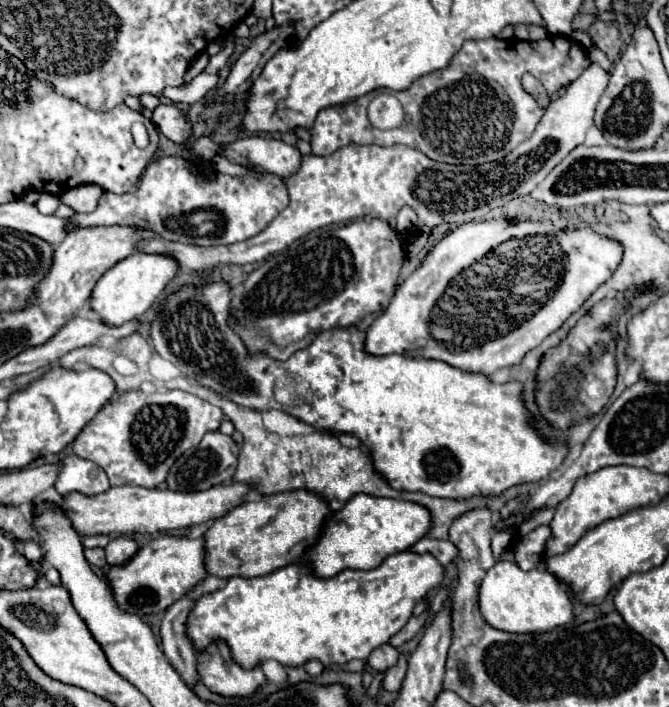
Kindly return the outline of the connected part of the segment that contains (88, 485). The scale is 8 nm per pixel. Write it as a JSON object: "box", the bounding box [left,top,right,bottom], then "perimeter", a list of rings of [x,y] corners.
{"box":[54,454,110,496],"perimeter":[[[68,454],[60,460],[62,468],[54,482],[54,490],[60,496],[68,496],[72,492],[80,492],[84,496],[96,496],[110,488],[108,476],[98,464],[84,460],[76,454]]]}

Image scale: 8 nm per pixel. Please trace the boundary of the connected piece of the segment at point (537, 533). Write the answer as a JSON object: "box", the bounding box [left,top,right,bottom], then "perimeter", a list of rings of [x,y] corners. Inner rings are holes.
{"box":[514,526,550,570],"perimeter":[[[538,526],[526,536],[522,536],[514,548],[516,564],[522,570],[536,568],[544,558],[544,544],[548,538],[550,538],[550,526]]]}

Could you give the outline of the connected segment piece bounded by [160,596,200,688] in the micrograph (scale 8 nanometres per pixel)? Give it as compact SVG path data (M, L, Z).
M184 596L178 602L174 602L162 620L162 650L168 658L168 662L174 666L174 670L182 676L182 680L192 688L200 676L196 668L196 654L192 650L192 642L186 636L186 618L192 610L194 600Z

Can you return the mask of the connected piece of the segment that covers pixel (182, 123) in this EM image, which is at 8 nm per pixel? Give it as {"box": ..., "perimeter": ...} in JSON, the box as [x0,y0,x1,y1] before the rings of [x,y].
{"box":[154,104,192,144],"perimeter":[[[160,104],[154,110],[154,124],[172,142],[176,142],[176,144],[188,144],[188,138],[192,134],[192,126],[190,126],[186,114],[182,114],[176,106],[164,106],[164,104]]]}

